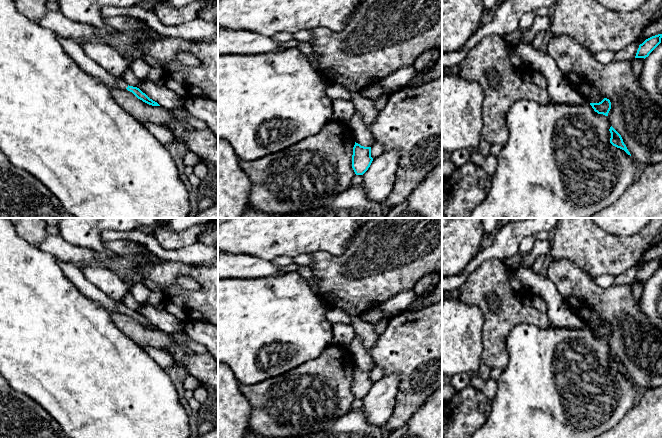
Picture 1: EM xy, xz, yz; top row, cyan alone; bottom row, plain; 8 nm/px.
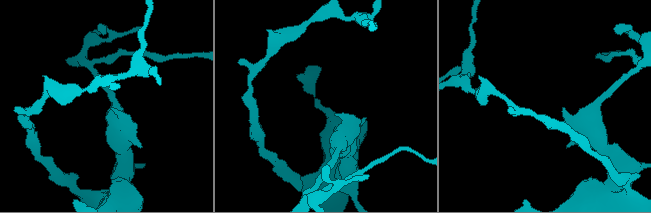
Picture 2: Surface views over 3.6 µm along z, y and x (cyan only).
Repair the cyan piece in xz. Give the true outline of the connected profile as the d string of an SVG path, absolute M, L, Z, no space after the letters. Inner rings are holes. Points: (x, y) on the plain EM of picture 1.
M355 366L352 379L352 392L356 399L363 399L370 391L373 382L371 371L364 371Z

